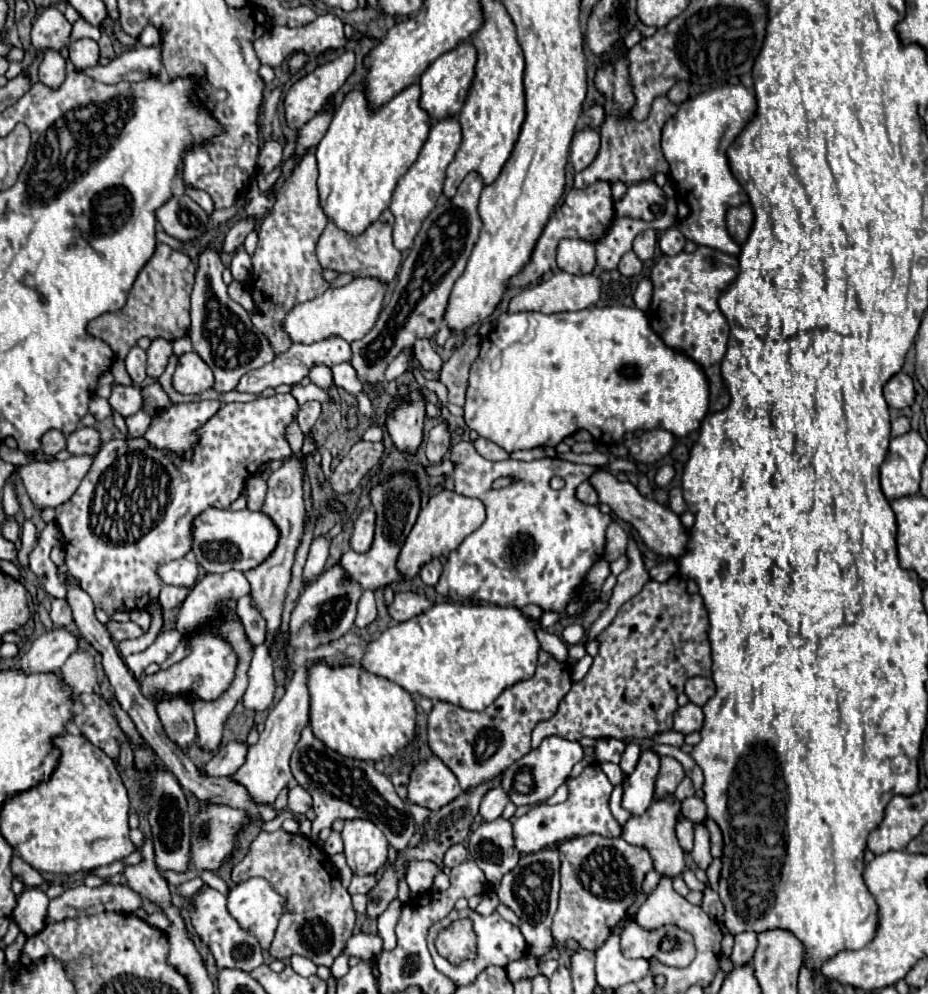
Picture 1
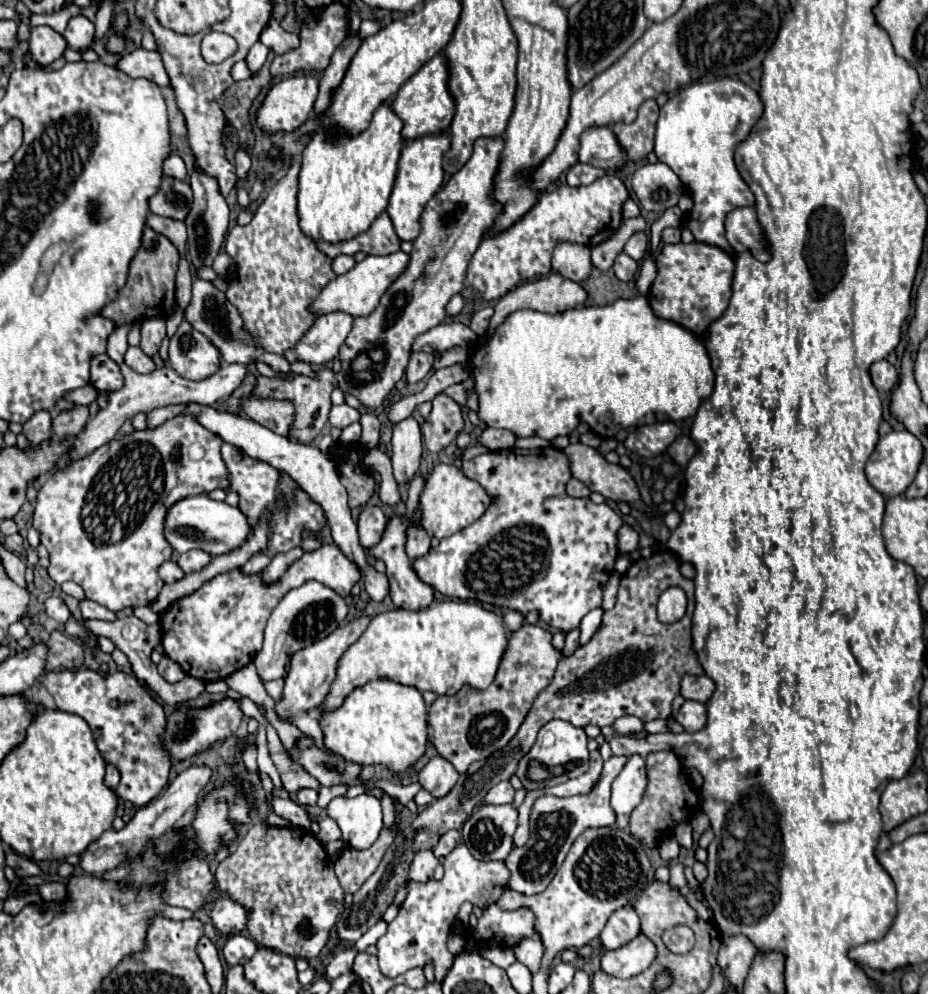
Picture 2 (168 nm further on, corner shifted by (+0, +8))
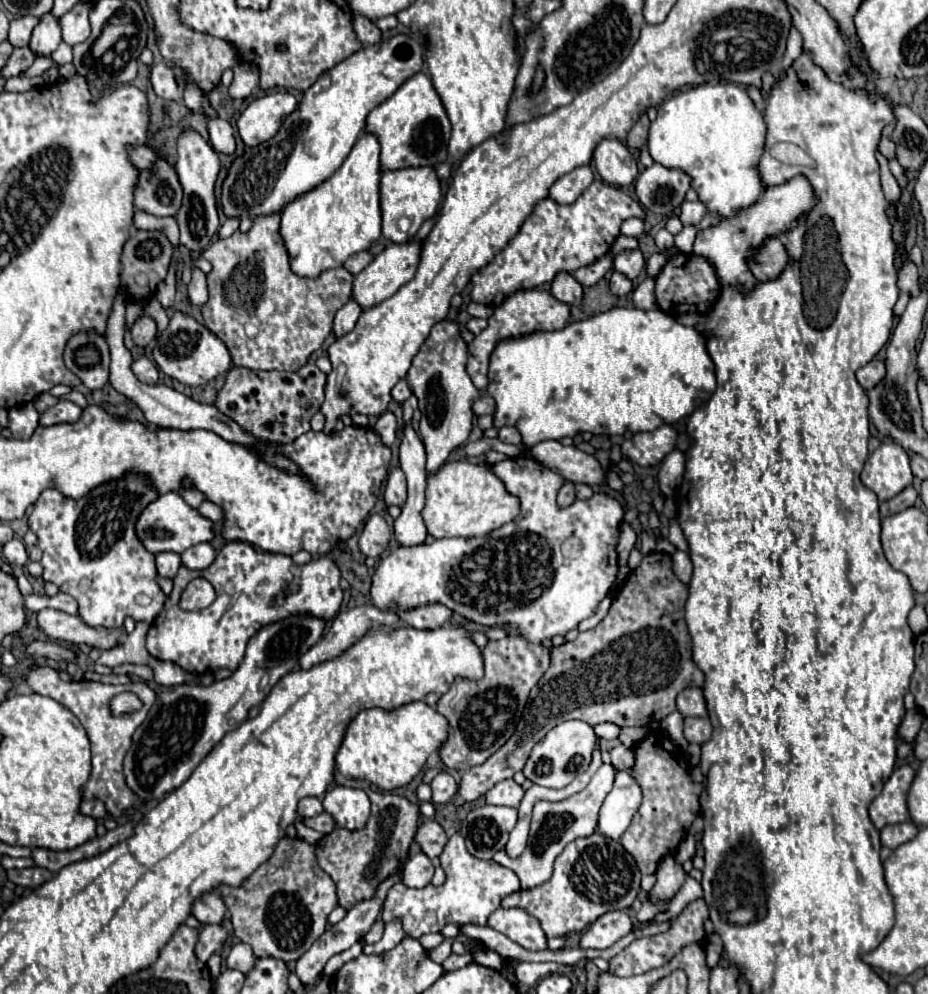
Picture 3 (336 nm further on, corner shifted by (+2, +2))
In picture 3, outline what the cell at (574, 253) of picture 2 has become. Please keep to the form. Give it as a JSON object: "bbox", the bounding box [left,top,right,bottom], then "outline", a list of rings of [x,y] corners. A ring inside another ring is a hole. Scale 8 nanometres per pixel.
{"bbox":[551,272,583,306],"outline":[[[559,272],[557,278],[555,278],[553,284],[551,284],[551,294],[553,294],[559,302],[563,302],[563,304],[567,304],[567,306],[577,306],[577,304],[581,304],[583,288],[579,286],[579,282],[575,282],[575,280],[571,278],[571,274]]]}

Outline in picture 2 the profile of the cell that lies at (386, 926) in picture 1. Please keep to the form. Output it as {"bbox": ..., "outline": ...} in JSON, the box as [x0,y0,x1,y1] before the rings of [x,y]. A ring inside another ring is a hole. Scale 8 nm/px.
{"bbox":[355,920,389,952],"outline":[[[379,920],[373,928],[369,928],[369,930],[367,930],[367,932],[365,932],[357,942],[355,942],[355,948],[357,948],[359,952],[363,952],[367,946],[375,944],[375,942],[377,942],[385,932],[387,932],[387,926],[389,926],[389,924],[387,924],[385,920]]]}

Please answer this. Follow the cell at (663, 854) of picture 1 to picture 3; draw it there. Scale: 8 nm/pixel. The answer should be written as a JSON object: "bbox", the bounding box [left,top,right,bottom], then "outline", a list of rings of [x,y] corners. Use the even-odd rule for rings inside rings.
{"bbox":[649,856,687,900],"outline":[[[673,856],[663,858],[663,862],[659,864],[659,870],[655,872],[657,882],[655,886],[649,890],[649,898],[651,900],[671,900],[677,890],[683,886],[687,874],[681,868],[681,864],[675,862]]]}

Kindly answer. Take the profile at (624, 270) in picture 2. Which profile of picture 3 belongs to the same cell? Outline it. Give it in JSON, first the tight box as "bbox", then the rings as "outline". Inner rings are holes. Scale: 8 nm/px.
{"bbox":[609,272,633,296],"outline":[[[613,272],[611,282],[609,282],[609,288],[611,288],[611,294],[615,294],[615,296],[627,296],[627,294],[633,290],[631,280],[625,278],[625,276],[619,274],[619,272]]]}

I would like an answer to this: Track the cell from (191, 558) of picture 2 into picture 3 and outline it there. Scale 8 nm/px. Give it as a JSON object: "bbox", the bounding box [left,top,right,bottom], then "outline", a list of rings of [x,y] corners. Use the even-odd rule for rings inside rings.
{"bbox":[181,542,215,570],"outline":[[[209,542],[195,544],[181,554],[181,560],[183,560],[183,566],[187,566],[189,570],[203,570],[211,566],[211,562],[215,560],[215,548]]]}

